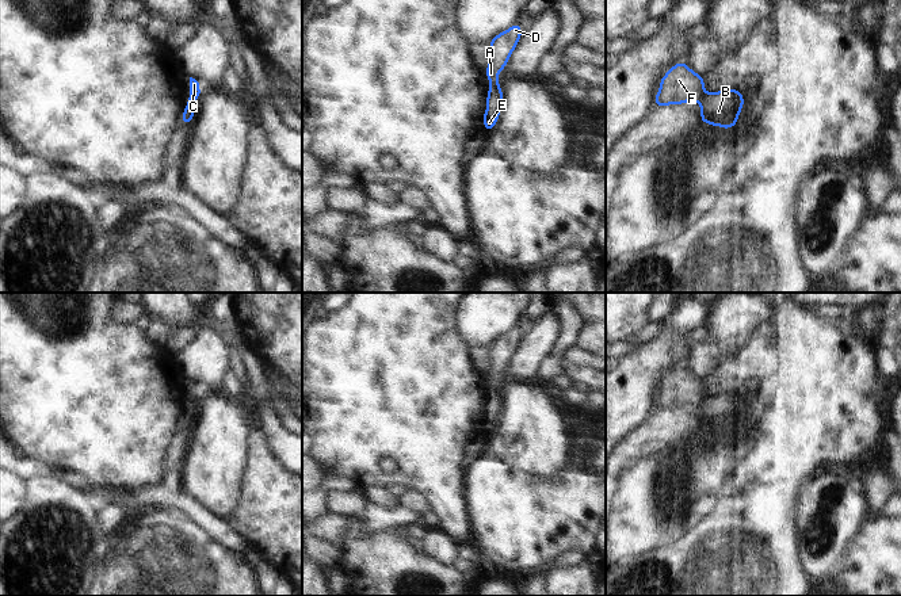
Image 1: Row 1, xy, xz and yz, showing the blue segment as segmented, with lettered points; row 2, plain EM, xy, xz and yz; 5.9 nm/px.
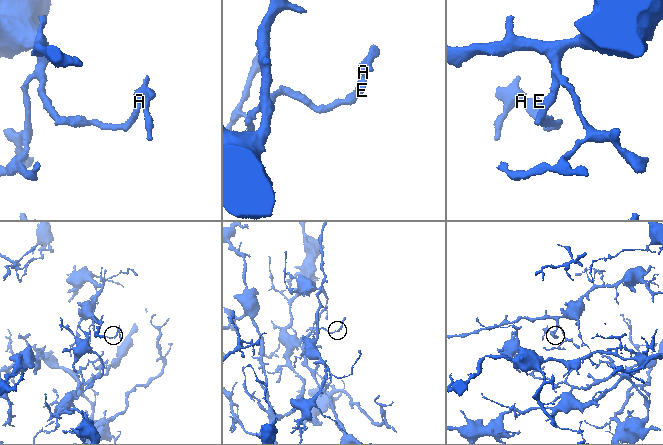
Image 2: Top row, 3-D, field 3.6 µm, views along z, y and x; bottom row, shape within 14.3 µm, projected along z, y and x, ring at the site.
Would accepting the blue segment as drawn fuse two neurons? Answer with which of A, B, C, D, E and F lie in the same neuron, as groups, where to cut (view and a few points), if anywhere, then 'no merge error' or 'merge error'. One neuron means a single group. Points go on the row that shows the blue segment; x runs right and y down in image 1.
A C D F / B E | yz (703, 95), (699, 102) | merge error

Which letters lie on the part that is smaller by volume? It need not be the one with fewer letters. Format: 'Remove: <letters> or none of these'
Remove: A, C, D, F

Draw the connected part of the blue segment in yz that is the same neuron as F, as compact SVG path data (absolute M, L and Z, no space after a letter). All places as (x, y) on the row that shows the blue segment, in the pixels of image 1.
M677 61L664 77L660 79L660 92L654 95L654 106L700 103L705 96L705 79L692 72L687 64Z

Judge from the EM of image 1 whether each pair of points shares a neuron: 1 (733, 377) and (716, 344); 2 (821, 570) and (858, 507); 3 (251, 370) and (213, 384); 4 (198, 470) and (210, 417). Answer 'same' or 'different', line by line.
1: different
2: same
3: different
4: same

